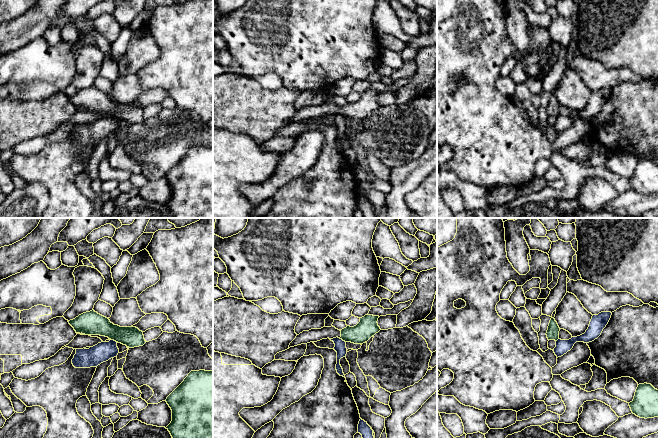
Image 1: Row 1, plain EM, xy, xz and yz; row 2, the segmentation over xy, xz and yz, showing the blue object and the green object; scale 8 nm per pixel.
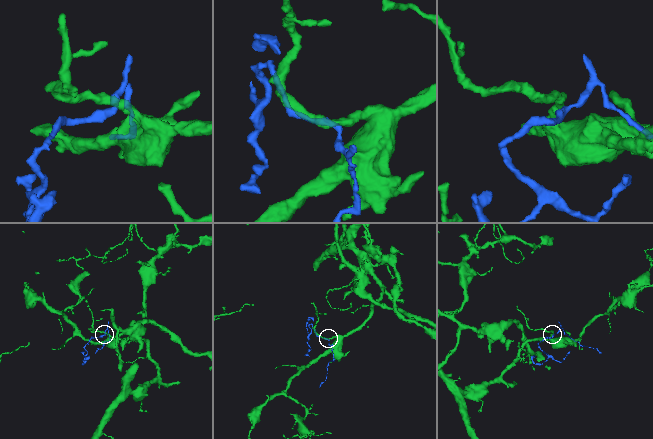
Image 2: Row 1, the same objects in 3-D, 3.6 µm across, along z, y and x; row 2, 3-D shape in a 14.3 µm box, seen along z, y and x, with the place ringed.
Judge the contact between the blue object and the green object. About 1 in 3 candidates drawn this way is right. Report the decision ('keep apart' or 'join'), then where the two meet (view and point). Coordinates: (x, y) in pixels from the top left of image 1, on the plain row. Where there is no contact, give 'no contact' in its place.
keep apart | xz (341, 115)

